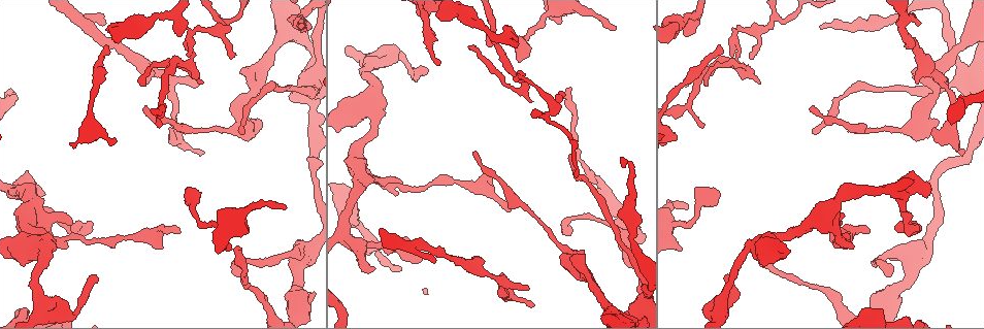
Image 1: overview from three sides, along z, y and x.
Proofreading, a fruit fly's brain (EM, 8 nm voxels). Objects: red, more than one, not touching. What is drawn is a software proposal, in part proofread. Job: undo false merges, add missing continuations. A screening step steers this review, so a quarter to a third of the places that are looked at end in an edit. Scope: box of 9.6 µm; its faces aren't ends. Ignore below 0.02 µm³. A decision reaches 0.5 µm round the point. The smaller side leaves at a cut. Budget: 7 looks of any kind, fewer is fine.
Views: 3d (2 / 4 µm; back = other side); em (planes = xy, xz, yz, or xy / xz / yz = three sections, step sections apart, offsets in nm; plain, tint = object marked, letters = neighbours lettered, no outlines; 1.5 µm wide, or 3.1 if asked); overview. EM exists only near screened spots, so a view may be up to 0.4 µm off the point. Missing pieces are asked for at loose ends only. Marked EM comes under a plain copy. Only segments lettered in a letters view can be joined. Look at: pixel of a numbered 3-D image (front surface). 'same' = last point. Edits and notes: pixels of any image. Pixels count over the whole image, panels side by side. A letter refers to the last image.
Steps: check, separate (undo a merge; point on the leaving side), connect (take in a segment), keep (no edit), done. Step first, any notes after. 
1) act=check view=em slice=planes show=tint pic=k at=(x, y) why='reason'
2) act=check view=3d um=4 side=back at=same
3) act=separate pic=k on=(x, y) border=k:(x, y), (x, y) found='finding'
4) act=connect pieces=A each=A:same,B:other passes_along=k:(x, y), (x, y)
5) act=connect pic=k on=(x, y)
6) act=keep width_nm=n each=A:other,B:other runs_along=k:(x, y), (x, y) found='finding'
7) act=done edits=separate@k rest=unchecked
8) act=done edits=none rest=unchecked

act=check view=3d um=2 pic=1 at=(146, 107) why='tapers out'

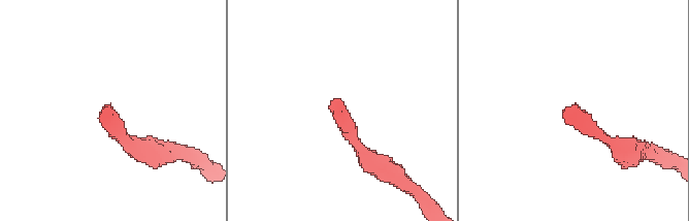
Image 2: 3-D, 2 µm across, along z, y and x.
act=check view=em slice=planes show=tint pic=2 at=(562, 111) why='now the EM'

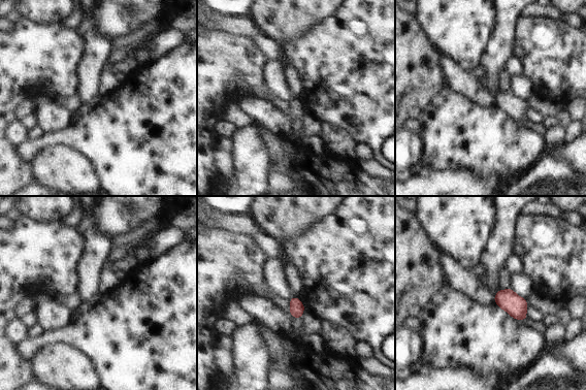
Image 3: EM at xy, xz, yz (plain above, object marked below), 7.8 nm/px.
act=check view=em slice=planes show=letters at=same

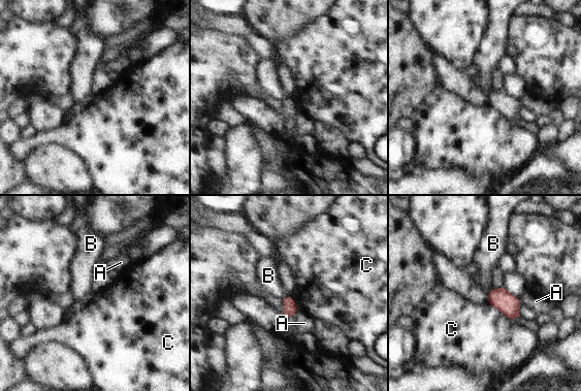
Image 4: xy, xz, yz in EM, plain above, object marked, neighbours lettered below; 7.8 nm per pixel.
act=keep width_nm=110 each=A:other,B:other,C:other border=4:(289, 294), (282, 298) found='none of them fits'

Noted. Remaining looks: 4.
act=check view=3d um=2 side=back pic=1 at=(120, 46) why='a narrow waist'

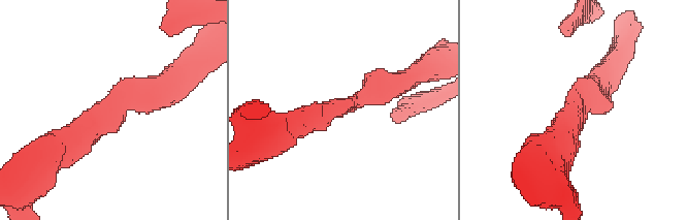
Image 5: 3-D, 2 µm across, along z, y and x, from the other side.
act=check view=em slice=yz step=4 show=tint pic=5 at=(350, 102) why='shape alone is not enough'

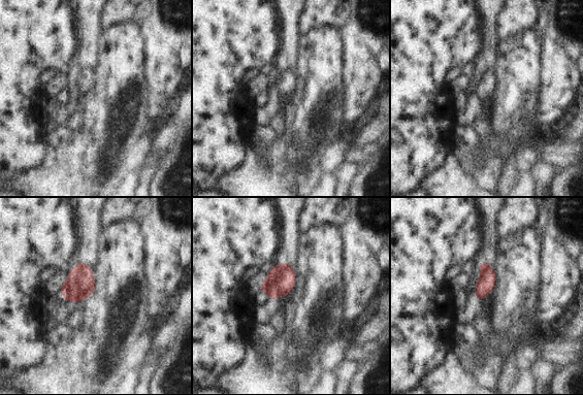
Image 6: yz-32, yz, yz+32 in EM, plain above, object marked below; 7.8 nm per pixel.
act=check view=em slice=xz step=8 show=letters at=same

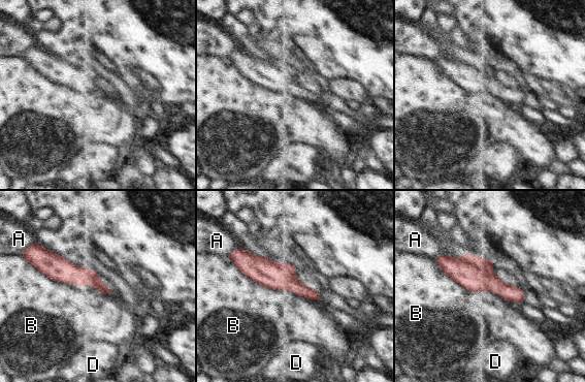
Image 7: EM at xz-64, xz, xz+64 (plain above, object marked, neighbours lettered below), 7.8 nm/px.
act=keep each=A:other,B:other,D:other runs_along=7:(253, 275), (282, 276), (318, 297) found='one neuron here'

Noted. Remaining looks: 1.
act=check view=em slice=planes show=letters pic=1 at=(532, 304) why='tapers out'

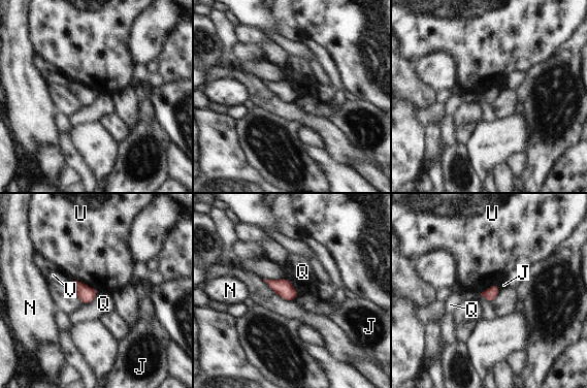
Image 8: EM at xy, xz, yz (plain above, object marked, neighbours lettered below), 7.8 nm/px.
act=keep width_nm=100 each=J:other,N:other,Q:other,U:other,V:other found='no lettered segment goes on from it'

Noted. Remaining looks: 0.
act=done edits=none rest=unchecked

